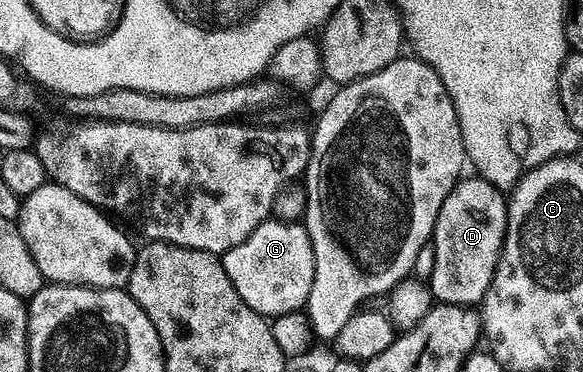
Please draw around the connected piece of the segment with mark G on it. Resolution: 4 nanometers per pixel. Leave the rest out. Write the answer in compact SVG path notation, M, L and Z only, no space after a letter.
M273 223L258 225L239 245L220 256L231 285L243 297L243 301L255 313L266 317L287 315L300 311L309 302L313 284L313 246L306 228L297 223Z

